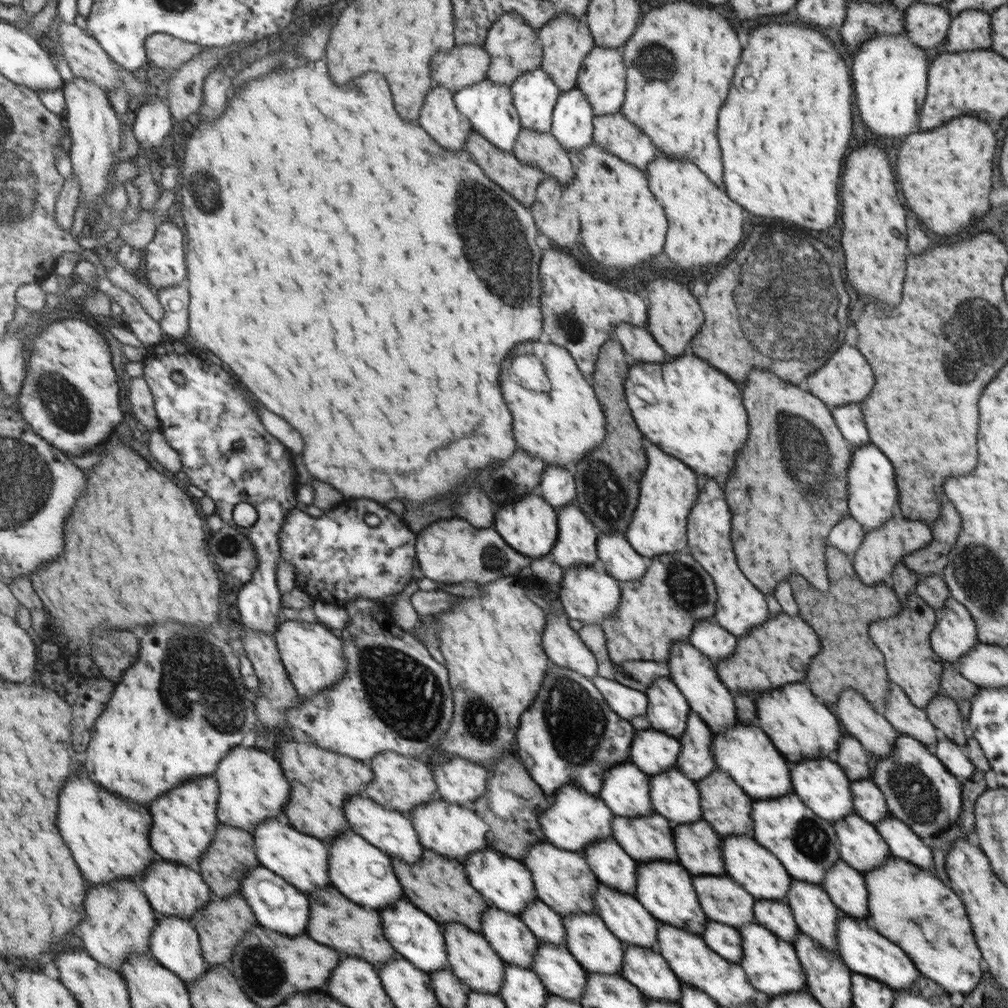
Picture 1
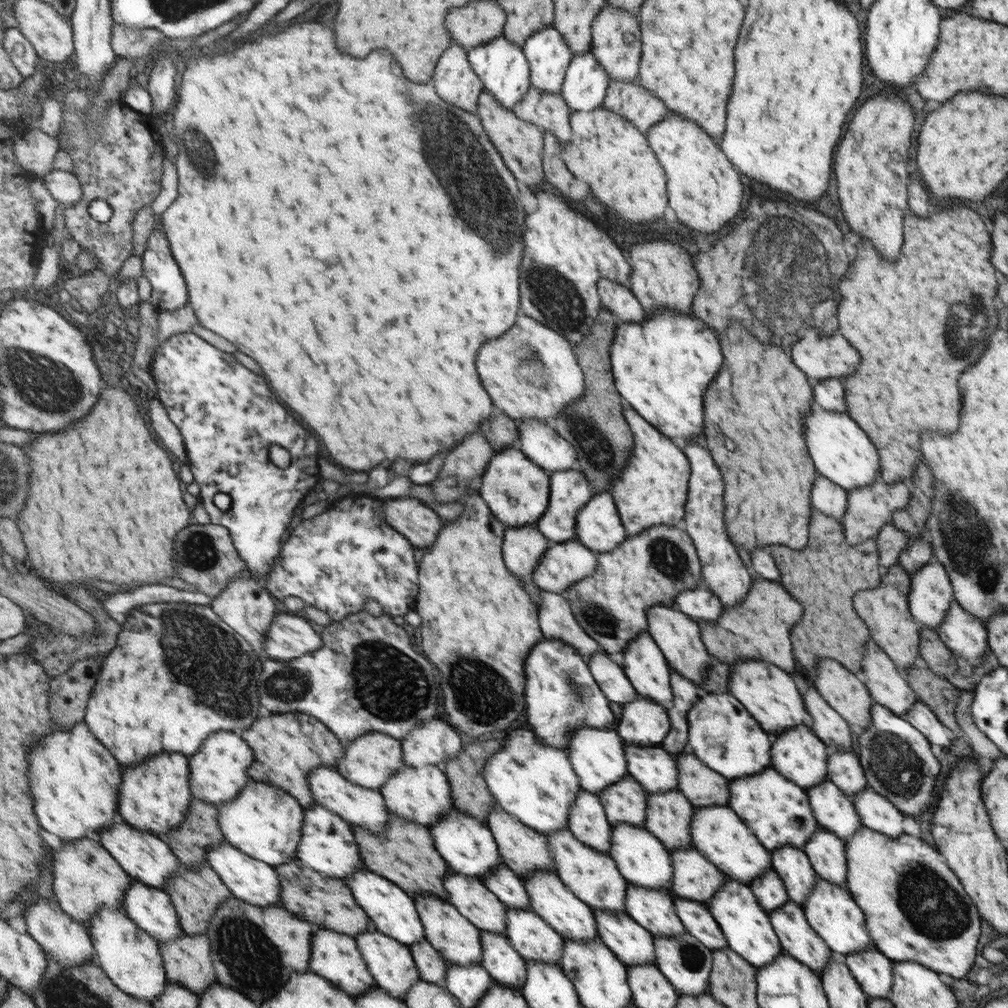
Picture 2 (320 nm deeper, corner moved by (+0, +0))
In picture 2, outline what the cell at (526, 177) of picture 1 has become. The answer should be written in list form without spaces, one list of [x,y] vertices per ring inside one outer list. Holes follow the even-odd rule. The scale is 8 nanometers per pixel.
[[[485,91],[480,95],[477,115],[481,117],[489,140],[502,156],[505,168],[508,168],[509,172],[528,188],[541,184],[543,180],[543,172],[541,172],[541,136],[543,134],[541,130],[537,130],[537,127],[529,121],[521,120],[511,109],[505,108],[489,92]]]

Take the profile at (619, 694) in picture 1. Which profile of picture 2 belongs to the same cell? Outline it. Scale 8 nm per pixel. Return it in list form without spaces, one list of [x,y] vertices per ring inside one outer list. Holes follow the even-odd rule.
[[[593,653],[589,657],[588,665],[596,683],[609,701],[622,705],[637,696],[636,690],[627,680],[620,665],[613,661],[612,655]]]

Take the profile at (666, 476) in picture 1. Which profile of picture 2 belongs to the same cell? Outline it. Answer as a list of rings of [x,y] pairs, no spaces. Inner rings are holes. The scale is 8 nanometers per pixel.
[[[624,406],[624,416],[632,428],[633,452],[629,455],[624,469],[610,482],[608,493],[615,505],[621,508],[620,521],[623,522],[627,536],[637,536],[641,531],[663,524],[679,526],[684,516],[689,464],[675,444],[671,444],[657,427],[649,424],[634,408]]]

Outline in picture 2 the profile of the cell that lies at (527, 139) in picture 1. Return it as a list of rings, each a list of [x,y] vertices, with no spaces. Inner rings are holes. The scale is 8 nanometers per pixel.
[[[529,87],[524,98],[512,108],[524,121],[550,132],[561,144],[571,140],[570,108],[560,94],[543,94],[535,87]]]

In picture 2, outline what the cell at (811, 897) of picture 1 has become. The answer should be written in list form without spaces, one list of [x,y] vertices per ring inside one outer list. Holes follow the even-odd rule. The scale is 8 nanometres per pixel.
[[[791,845],[779,847],[771,852],[771,867],[783,881],[788,901],[802,906],[817,880],[807,854]]]

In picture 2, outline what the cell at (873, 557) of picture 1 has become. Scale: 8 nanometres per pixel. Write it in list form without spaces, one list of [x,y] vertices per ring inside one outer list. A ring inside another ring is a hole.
[[[881,478],[864,487],[857,487],[846,492],[845,513],[843,513],[843,528],[845,528],[845,540],[849,545],[857,546],[863,540],[873,540],[879,530],[892,522],[893,513],[901,508],[906,508],[911,498],[910,486],[901,481],[886,483]]]

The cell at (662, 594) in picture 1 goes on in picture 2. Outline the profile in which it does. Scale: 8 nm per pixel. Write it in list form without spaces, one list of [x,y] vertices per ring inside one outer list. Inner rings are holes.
[[[681,525],[648,528],[637,536],[627,536],[617,548],[595,555],[595,572],[567,587],[563,596],[580,629],[610,655],[621,654],[639,634],[647,631],[647,608],[675,606],[673,598],[677,592],[702,586],[697,584],[699,557]]]

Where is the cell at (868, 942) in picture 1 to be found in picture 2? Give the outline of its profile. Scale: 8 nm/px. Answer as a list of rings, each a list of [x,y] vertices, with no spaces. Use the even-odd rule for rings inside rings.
[[[817,878],[813,890],[809,891],[801,907],[817,936],[824,940],[833,953],[839,953],[842,957],[849,953],[864,951],[867,947],[873,947],[863,910],[855,903],[855,899],[847,889]]]

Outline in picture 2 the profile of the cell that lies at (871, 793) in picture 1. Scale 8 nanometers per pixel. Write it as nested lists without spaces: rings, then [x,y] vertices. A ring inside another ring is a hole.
[[[837,749],[829,752],[827,778],[832,781],[833,785],[837,785],[841,793],[849,798],[863,792],[868,787],[859,756],[854,755],[852,751]]]

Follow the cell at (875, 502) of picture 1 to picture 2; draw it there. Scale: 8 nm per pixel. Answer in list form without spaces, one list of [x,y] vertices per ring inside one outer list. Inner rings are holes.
[[[818,405],[803,415],[805,440],[809,440],[809,456],[816,472],[843,490],[864,487],[876,481],[880,472],[880,457],[871,438],[847,412],[829,412]]]

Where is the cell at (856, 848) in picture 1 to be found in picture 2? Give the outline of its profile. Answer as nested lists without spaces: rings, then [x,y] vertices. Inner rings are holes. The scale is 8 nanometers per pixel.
[[[828,778],[820,783],[805,791],[816,823],[845,842],[861,828],[855,806]]]

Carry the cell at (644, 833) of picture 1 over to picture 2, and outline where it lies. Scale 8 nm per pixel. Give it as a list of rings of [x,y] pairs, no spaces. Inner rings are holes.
[[[629,774],[619,779],[617,784],[599,791],[608,823],[627,823],[644,828],[646,794],[636,780]]]

